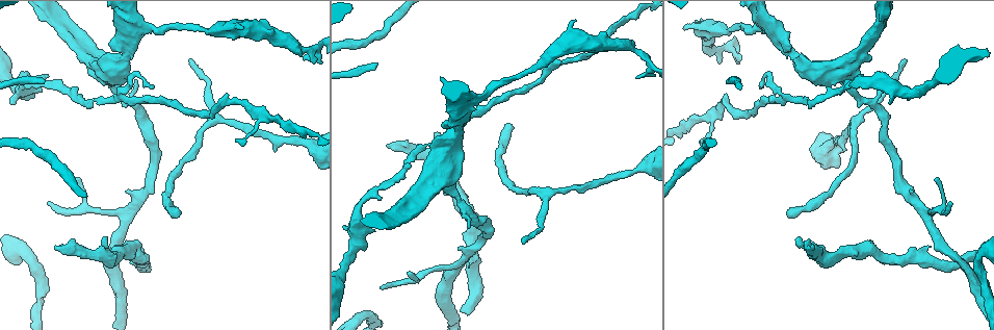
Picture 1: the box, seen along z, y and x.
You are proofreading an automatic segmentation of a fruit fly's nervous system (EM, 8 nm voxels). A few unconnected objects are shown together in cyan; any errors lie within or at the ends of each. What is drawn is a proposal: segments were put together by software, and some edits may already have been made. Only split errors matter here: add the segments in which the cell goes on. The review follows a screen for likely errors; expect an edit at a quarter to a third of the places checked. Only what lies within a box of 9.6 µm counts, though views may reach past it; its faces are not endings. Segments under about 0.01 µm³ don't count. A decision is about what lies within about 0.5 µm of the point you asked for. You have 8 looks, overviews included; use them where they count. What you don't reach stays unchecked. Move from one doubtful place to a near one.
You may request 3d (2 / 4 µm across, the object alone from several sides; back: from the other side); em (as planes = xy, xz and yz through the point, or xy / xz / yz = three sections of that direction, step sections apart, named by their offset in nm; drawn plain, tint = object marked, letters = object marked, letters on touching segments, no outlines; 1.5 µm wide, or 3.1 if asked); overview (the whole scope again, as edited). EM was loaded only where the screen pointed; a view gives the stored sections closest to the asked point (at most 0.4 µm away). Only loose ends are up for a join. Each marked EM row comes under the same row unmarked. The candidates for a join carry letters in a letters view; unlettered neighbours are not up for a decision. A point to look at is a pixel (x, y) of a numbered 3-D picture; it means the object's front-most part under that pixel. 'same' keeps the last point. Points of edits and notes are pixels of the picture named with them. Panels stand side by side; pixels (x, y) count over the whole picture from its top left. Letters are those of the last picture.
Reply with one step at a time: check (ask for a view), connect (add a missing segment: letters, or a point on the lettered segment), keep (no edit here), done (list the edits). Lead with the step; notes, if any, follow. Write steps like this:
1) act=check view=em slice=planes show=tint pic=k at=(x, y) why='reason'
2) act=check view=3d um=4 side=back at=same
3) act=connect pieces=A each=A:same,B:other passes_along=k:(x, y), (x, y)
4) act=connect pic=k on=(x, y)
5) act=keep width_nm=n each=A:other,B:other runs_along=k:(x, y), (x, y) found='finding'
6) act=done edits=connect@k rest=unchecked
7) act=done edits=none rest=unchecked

act=check view=em slice=xy step=4 show=tint pic=1 at=(388, 145) why='branch stops here'

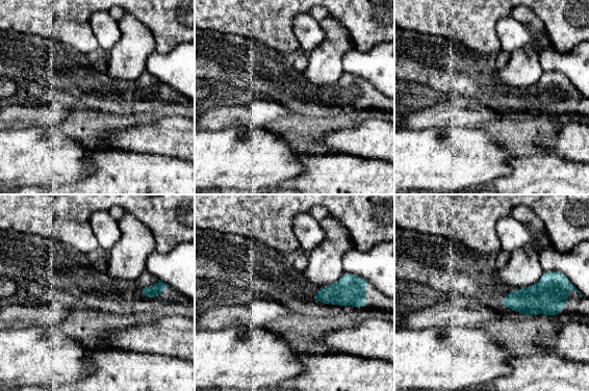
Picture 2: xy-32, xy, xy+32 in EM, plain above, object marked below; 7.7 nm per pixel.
act=check view=em slice=yz step=8 show=letters at=same

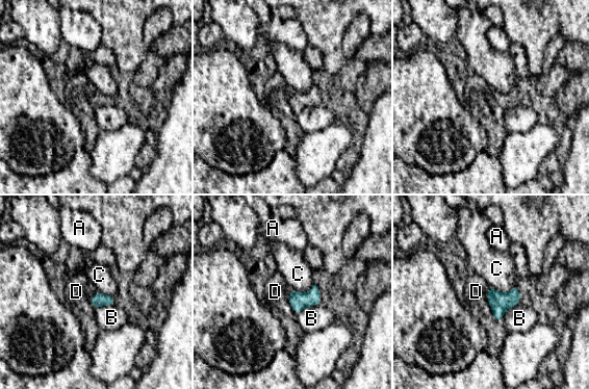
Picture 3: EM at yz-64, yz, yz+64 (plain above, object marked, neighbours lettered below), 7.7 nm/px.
act=connect pieces=D longest_contact=D:220nm each=A:other,B:other,C:other,D:same found='the cell continues'

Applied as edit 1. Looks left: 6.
act=check view=em slice=planes show=letters pic=1 at=(242, 28) why='an open end'

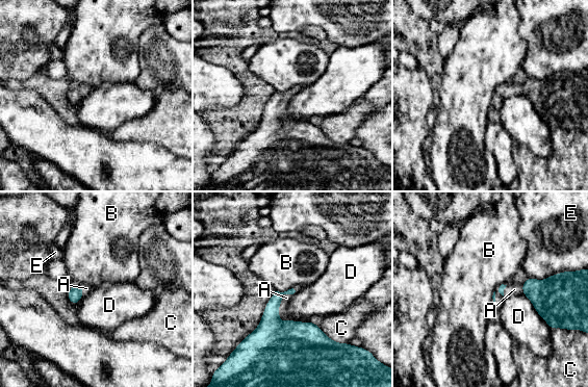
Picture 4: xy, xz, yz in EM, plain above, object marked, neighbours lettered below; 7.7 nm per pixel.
act=connect pieces=A longest_contact=D:360nm each=A:same,B:other,C:other,D:other,E:other passes_along=4:(285, 333), (282, 301), (286, 298) found='the cell continues'

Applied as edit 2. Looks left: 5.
act=check view=3d um=4 pic=1 at=(377, 62) why='an open end'

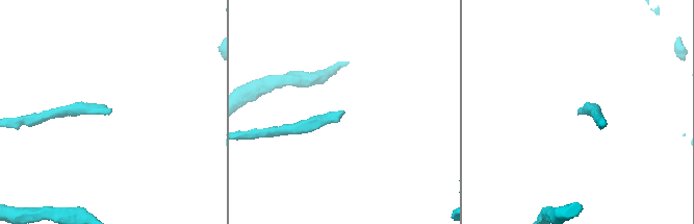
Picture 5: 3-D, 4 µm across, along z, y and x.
act=check view=em slice=planes show=letters pic=5 at=(577, 114) why='now the EM'

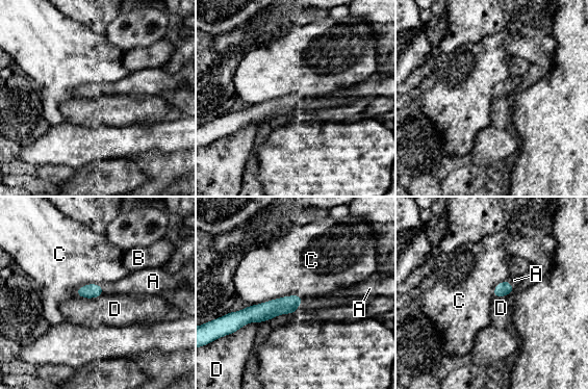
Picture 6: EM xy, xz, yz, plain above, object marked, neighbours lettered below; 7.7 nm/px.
act=connect pieces=A each=A:same,B:other,C:other,D:other found='the cell continues'

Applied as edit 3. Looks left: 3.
act=done edits=connect@3,connect@4,connect@6 rest=unchecked

